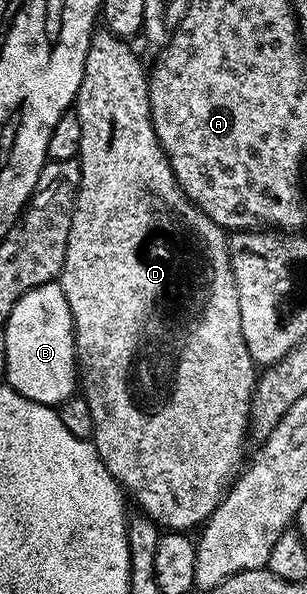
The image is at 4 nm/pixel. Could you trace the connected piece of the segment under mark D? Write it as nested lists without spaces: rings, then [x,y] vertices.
[[[99,27],[92,34],[88,54],[84,58],[84,74],[80,78],[80,90],[72,105],[80,118],[80,150],[76,157],[80,170],[78,191],[73,197],[74,213],[70,216],[68,250],[64,254],[64,266],[56,283],[68,298],[74,322],[74,359],[78,366],[81,399],[92,406],[94,434],[92,443],[98,457],[107,470],[127,493],[134,495],[141,511],[155,524],[166,530],[186,532],[205,524],[215,512],[223,496],[235,479],[234,467],[242,460],[242,447],[248,441],[251,427],[250,405],[256,381],[256,365],[248,354],[244,342],[244,330],[240,328],[240,302],[236,294],[236,282],[230,265],[230,245],[227,229],[197,207],[178,184],[172,166],[157,140],[156,130],[150,121],[148,68],[129,48],[123,37]]]

